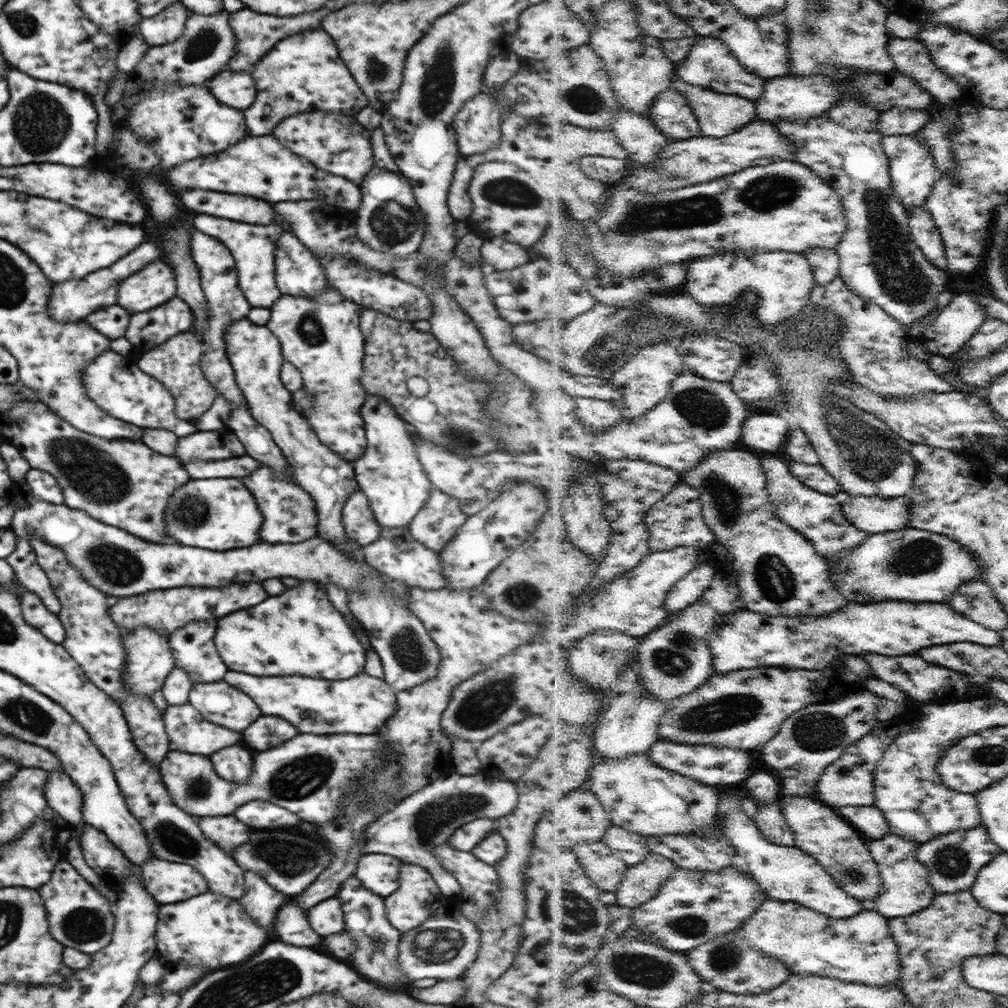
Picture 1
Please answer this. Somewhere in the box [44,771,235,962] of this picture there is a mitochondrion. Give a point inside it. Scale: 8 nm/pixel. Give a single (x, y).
(178, 843)

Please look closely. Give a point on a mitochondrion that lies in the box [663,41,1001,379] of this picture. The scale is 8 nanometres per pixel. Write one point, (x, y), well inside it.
(900, 279)

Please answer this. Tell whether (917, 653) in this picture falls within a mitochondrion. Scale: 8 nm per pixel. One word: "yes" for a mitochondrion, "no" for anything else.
no

